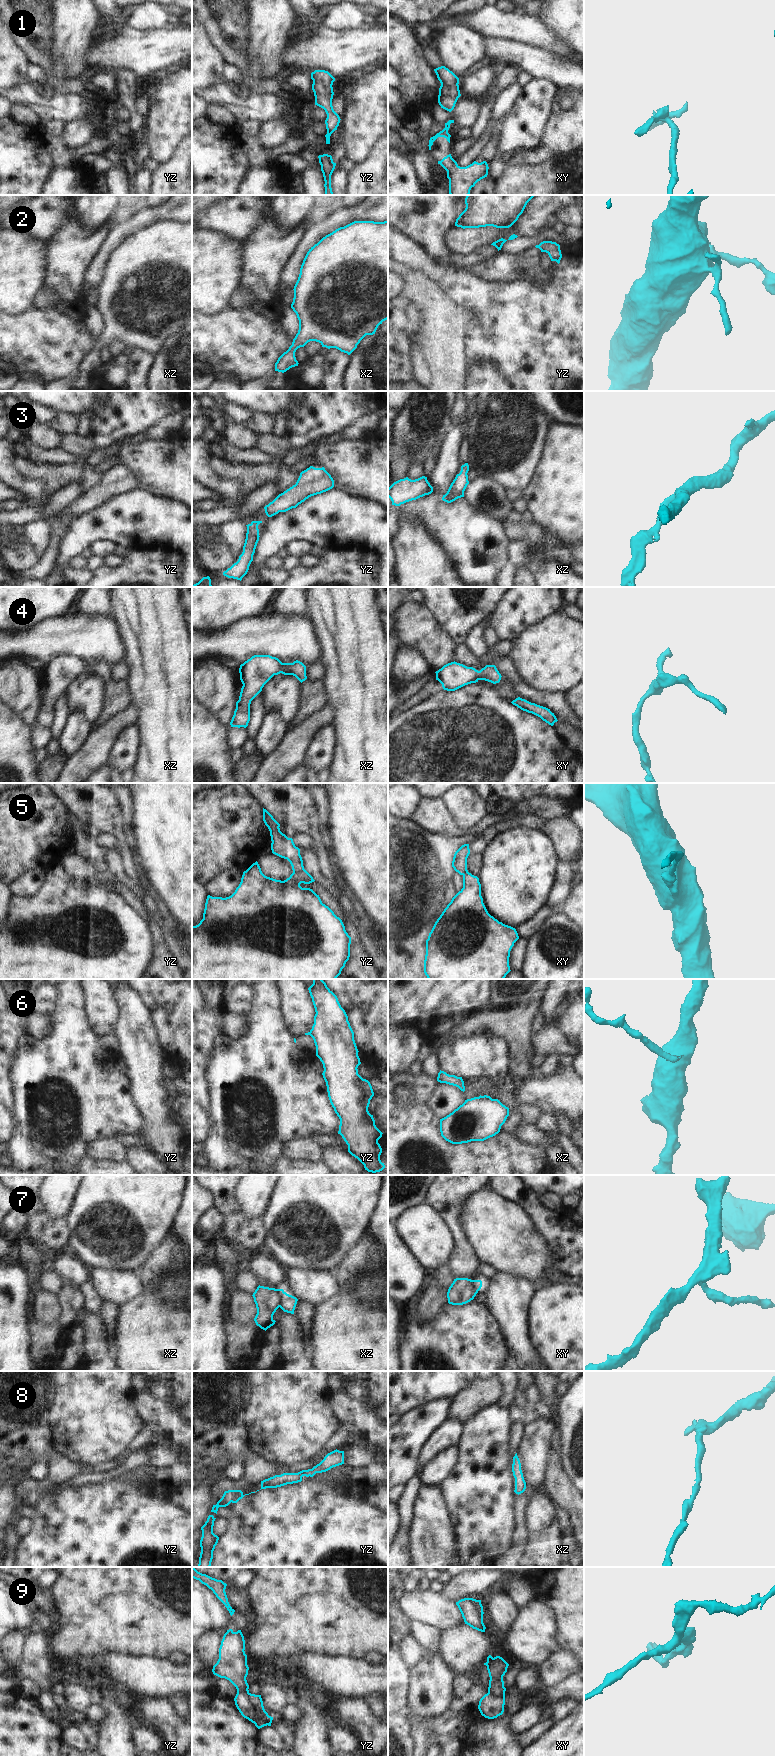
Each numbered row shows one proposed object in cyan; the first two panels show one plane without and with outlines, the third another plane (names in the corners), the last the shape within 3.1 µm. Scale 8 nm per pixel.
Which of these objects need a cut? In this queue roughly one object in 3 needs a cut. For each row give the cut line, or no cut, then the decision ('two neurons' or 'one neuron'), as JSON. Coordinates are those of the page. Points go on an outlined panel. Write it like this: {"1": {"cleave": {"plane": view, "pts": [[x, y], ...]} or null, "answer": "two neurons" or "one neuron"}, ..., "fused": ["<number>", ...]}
{"1": {"cleave": null, "answer": "one neuron"}, "2": {"cleave": null, "answer": "one neuron"}, "3": {"cleave": null, "answer": "one neuron"}, "4": {"cleave": null, "answer": "one neuron"}, "5": {"cleave": null, "answer": "one neuron"}, "6": {"cleave": {"plane": "xz", "pts": [[479, 1096], [490, 1098]]}, "answer": "two neurons"}, "7": {"cleave": {"plane": "xz", "pts": [[284, 1292], [280, 1297], [279, 1306]]}, "answer": "two neurons"}, "8": {"cleave": null, "answer": "one neuron"}, "9": {"cleave": {"plane": "yz", "pts": [[237, 1691], [248, 1696], [261, 1716], [259, 1723]]}, "answer": "two neurons"}, "fused": ["6", "7", "9"]}

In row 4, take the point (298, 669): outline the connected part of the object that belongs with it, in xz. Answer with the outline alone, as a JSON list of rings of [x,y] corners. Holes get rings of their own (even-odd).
[[[270,655],[252,656],[240,665],[239,673],[243,686],[230,722],[231,727],[238,728],[248,726],[251,701],[274,675],[280,673],[293,675],[301,683],[307,679],[306,666],[302,662],[296,660],[293,663],[282,663],[278,658]]]

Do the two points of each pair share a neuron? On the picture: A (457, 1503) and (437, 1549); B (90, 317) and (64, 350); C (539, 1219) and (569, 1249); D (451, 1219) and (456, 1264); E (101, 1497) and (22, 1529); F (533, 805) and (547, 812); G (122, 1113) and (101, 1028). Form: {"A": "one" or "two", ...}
{"A": "two", "B": "two", "C": "one", "D": "one", "E": "two", "F": "one", "G": "two"}

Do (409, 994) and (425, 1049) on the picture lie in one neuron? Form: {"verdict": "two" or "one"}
{"verdict": "two"}

